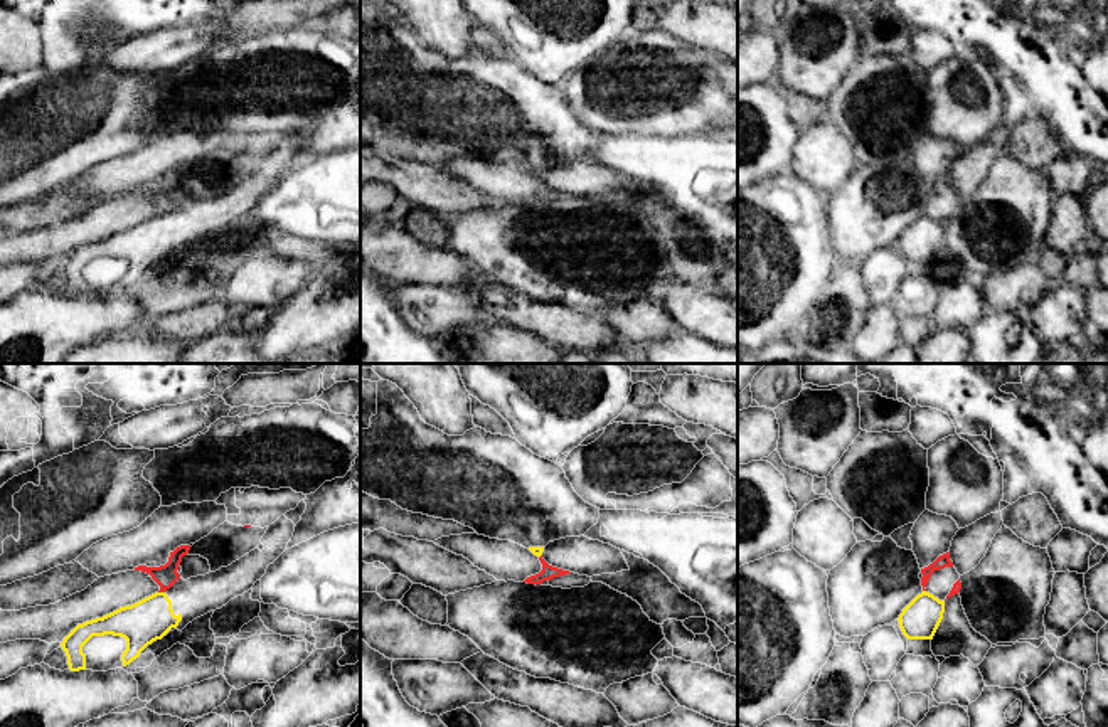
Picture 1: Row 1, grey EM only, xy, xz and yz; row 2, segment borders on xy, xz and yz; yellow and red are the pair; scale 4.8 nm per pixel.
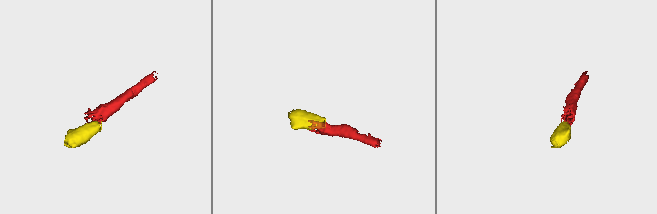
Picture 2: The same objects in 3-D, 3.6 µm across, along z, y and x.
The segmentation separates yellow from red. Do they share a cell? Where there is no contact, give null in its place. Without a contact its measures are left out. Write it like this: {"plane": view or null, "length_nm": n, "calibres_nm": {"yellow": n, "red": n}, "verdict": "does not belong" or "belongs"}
{"plane": "xy", "length_nm": 30, "calibres_nm": {"yellow": 200, "red": 110}, "verdict": "does not belong"}

